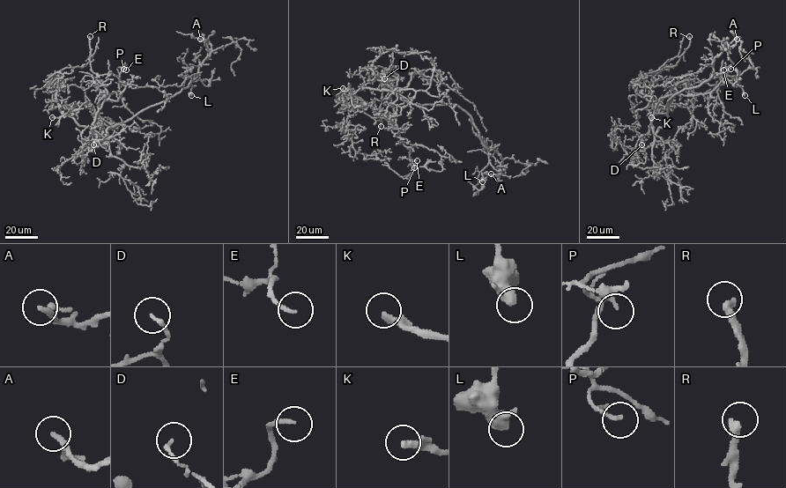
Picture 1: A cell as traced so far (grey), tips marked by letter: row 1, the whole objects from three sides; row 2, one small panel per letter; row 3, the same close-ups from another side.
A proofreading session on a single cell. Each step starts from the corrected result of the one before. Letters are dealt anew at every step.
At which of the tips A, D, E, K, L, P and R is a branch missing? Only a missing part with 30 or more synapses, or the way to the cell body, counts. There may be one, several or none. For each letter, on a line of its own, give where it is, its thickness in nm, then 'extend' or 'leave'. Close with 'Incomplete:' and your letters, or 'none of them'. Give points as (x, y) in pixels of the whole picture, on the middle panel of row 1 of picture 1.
A: place (491, 173); calibre 150 nm; leave
D: place (384, 78); calibre 150 nm; leave
E: place (417, 160); calibre 160 nm; extend
K: place (343, 88); calibre 280 nm; extend
L: place (482, 181); calibre 550 nm; leave
P: place (414, 167); calibre 150 nm; leave
R: place (381, 126); calibre 320 nm; extend
Incomplete: E, K, R

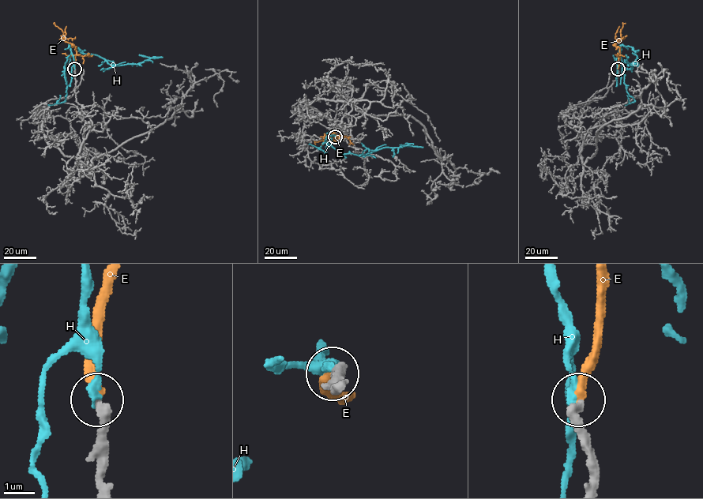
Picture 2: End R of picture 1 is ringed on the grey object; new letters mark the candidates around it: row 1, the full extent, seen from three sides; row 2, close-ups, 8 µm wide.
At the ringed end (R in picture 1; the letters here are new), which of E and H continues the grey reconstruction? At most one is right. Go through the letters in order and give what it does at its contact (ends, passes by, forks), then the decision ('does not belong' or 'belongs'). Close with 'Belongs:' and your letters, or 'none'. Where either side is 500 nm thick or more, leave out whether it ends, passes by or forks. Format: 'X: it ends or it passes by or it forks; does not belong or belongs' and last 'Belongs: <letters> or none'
E: it ends; belongs
H: it ends; does not belong
Belongs: E

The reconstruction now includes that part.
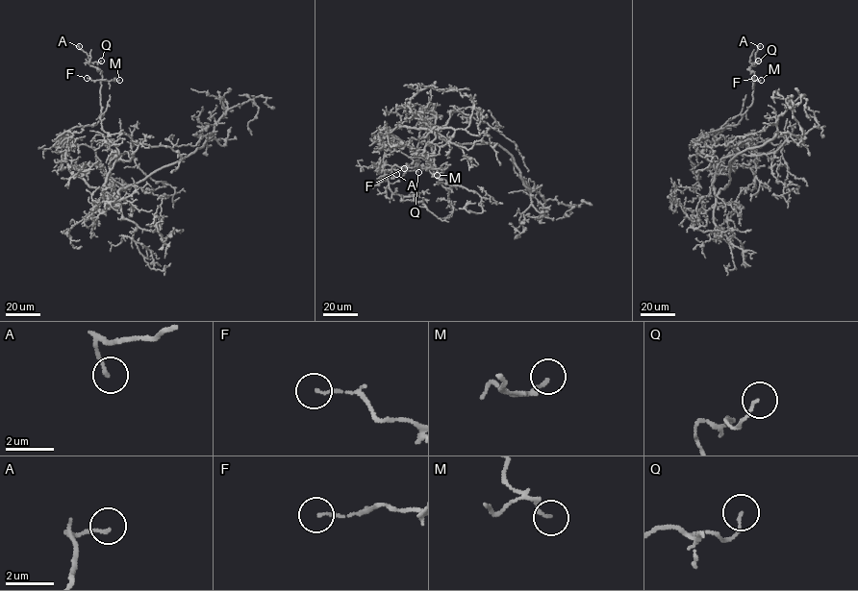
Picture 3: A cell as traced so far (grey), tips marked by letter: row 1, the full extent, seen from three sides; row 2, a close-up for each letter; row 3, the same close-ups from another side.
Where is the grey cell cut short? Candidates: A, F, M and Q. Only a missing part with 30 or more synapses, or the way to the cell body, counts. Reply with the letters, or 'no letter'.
no letter

